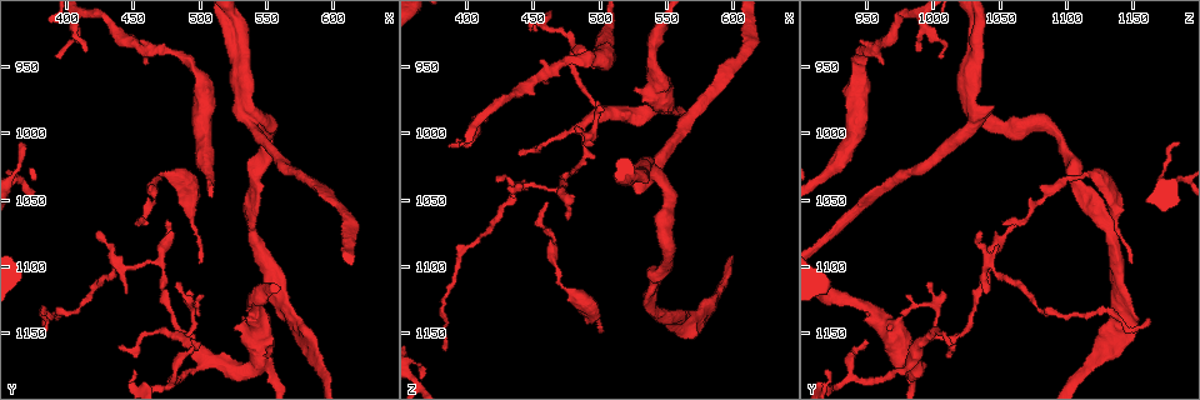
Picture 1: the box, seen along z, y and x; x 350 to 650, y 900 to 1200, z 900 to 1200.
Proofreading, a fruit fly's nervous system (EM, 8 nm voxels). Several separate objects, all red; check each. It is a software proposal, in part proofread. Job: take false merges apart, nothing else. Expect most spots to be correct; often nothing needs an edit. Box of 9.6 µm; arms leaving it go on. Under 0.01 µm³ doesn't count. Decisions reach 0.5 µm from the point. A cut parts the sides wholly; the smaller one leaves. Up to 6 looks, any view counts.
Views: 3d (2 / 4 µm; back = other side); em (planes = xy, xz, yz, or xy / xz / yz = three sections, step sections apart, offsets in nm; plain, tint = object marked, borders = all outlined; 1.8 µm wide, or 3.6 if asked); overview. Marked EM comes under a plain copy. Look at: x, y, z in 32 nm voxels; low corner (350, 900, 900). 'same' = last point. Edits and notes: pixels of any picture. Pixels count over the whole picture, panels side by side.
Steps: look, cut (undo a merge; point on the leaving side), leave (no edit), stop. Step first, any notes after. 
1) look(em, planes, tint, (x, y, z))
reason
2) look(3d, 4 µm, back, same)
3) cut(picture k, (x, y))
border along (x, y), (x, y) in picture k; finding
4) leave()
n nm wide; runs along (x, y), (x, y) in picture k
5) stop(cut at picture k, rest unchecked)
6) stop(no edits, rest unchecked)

look(3d, 4 µm, back, (572, 1142, 1140))
abrupt turn

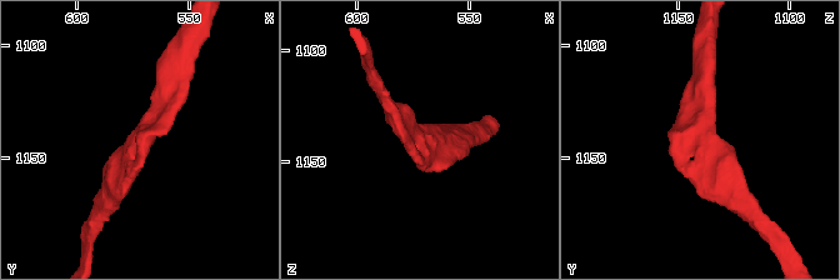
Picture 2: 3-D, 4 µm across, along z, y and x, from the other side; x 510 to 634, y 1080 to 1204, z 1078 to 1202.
look(em, planes, tint, (572, 1142, 1137))
need the tissue

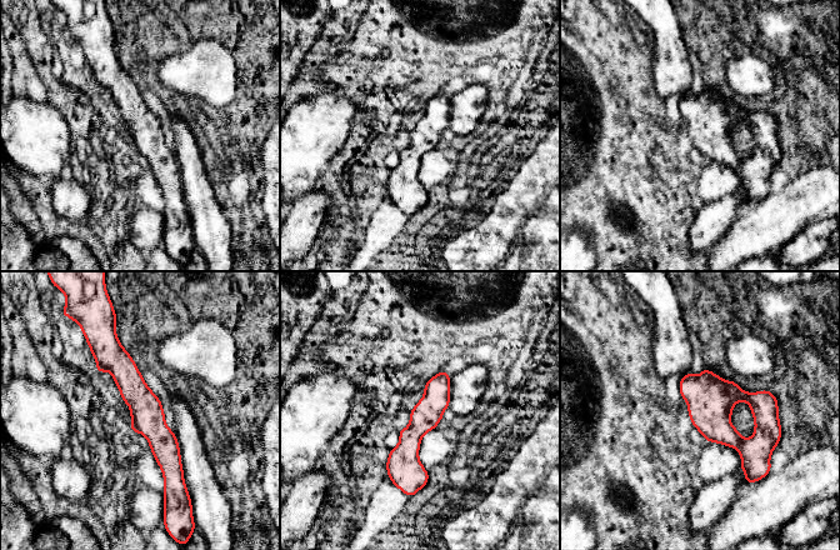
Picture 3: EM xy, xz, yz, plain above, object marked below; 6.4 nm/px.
leave()
190 nm wide; runs along (114, 341), (169, 480) in picture 3; continuous, no second cell

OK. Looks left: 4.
look(em, 3.6 µm, xz, step 8, tint, (542, 1174, 978))
abrupt turn

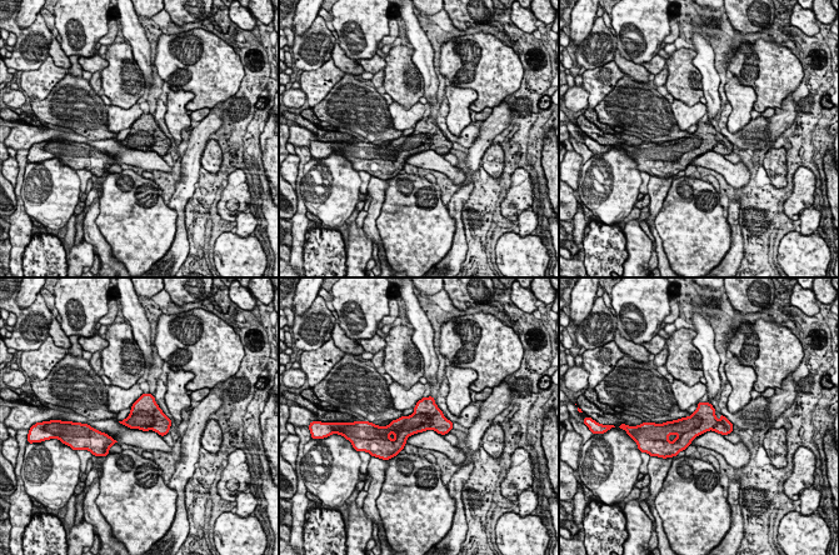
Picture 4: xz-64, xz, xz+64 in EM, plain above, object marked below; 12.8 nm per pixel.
leave()
320 nm wide; continuous, no second cell

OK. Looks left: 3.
look(em, planes, tint, (540, 990, 1030))
a fork

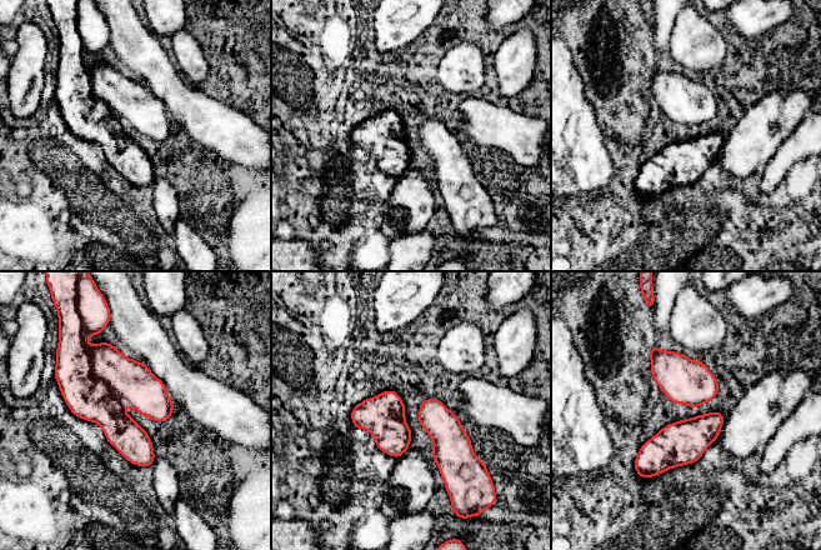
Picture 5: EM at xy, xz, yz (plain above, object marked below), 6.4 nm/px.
cut(picture 5, (89, 399))
the part that leaves runs along (84, 354), (84, 390), (148, 463) in picture 5; a second cell is stuck on

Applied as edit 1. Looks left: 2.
stop(cut at picture 5, rest unchecked)

